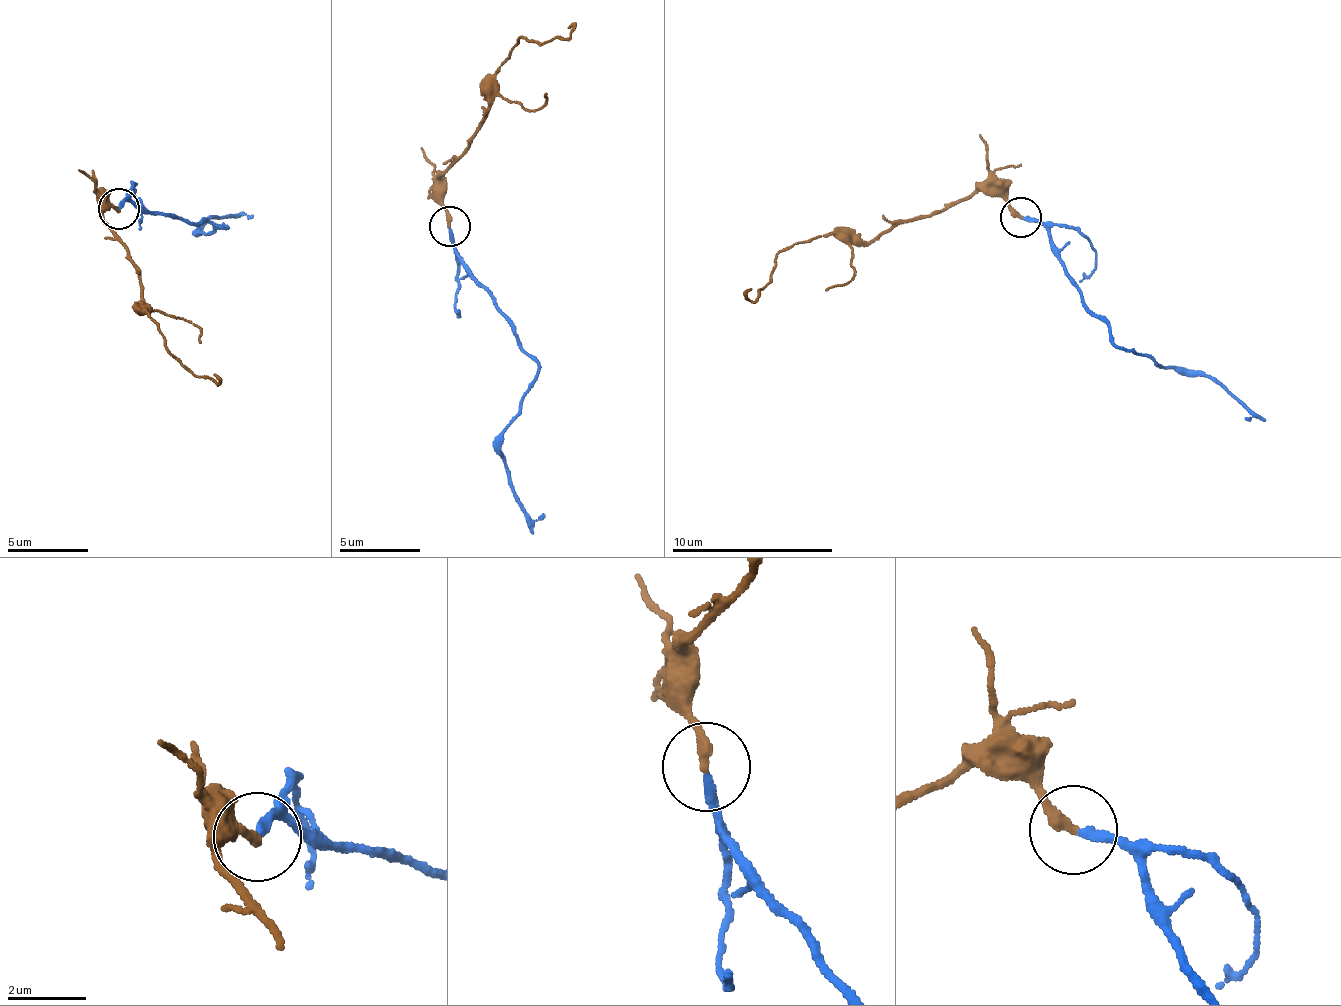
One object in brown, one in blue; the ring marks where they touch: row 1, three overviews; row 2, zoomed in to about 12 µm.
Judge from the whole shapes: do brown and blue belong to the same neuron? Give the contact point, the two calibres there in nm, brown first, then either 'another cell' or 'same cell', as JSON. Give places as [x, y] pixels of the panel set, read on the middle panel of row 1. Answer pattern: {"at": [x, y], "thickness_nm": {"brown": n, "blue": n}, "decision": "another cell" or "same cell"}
{"at": [449, 226], "thickness_nm": {"brown": 260, "blue": 240}, "decision": "same cell"}

